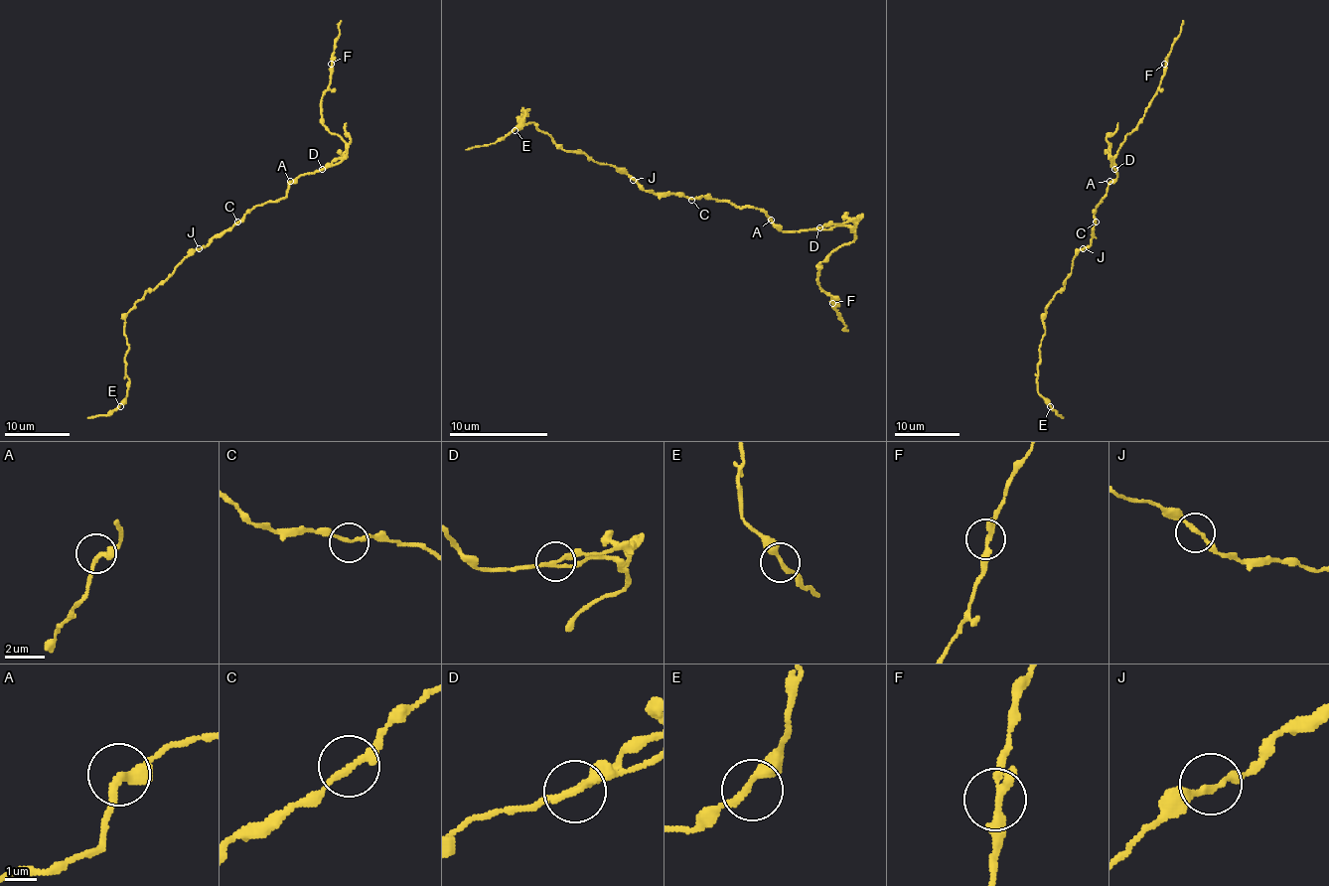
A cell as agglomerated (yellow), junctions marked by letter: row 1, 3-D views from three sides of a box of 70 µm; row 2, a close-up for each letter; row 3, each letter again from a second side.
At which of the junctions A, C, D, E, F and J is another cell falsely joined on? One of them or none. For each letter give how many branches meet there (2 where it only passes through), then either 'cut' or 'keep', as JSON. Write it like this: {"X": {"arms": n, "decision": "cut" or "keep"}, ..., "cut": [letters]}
{"A": {"arms": 2, "decision": "keep"}, "C": {"arms": 2, "decision": "keep"}, "D": {"arms": 2, "decision": "cut"}, "E": {"arms": 2, "decision": "keep"}, "F": {"arms": 2, "decision": "keep"}, "J": {"arms": 2, "decision": "keep"}, "cut": ["D"]}

